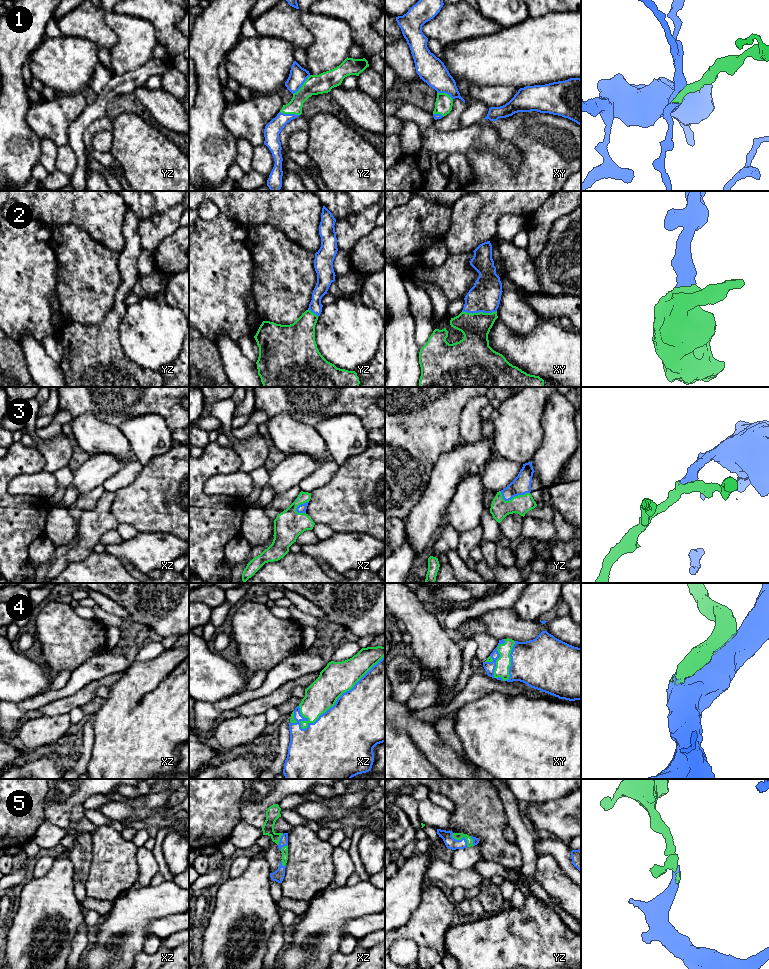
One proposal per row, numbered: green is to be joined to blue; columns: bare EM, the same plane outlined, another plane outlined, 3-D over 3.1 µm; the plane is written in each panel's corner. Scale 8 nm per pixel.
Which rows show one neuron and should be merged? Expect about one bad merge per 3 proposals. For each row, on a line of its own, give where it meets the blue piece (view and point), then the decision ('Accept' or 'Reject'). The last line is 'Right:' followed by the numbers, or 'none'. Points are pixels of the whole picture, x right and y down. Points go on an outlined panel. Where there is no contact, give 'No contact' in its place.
1: Touches blue at yz (302, 84). Accept
2: Touches blue at xy (479, 311). Accept
3: Touches blue at yz (513, 496). Accept
4: Touches blue at xz (337, 700). Accept
5: Touches blue at yz (461, 839). Accept
Right: 1, 2, 3, 4, 5

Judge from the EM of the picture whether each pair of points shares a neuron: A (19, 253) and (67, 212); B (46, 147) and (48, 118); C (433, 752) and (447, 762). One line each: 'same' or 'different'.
A: different
B: different
C: same

